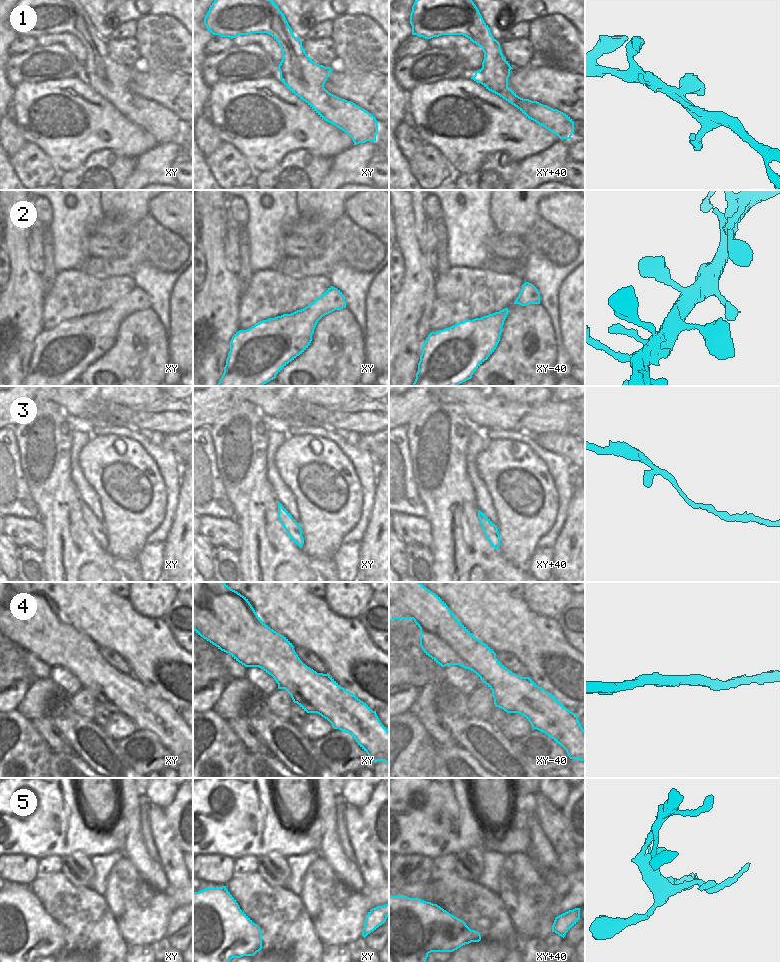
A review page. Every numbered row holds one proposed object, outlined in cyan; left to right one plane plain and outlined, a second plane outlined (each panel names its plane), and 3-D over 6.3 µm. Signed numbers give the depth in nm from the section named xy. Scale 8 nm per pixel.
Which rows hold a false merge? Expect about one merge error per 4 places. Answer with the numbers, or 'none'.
5

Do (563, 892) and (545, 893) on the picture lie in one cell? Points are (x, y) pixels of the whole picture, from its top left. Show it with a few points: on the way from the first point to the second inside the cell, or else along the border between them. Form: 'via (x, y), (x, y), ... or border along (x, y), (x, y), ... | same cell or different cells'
border along (543, 874), (547, 883), (553, 889), (553, 917) | different cells

